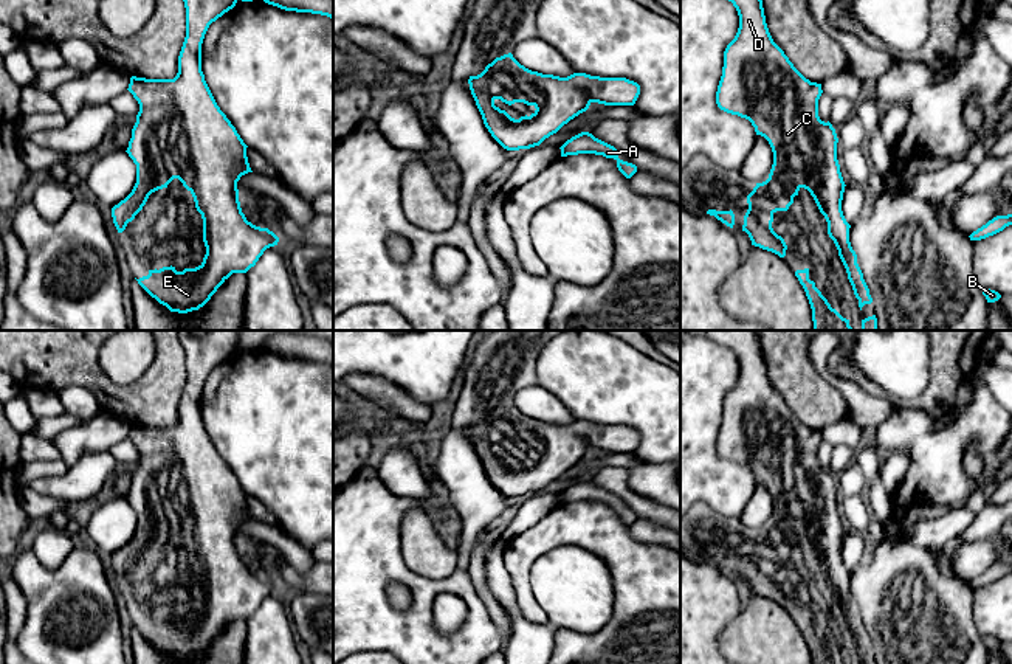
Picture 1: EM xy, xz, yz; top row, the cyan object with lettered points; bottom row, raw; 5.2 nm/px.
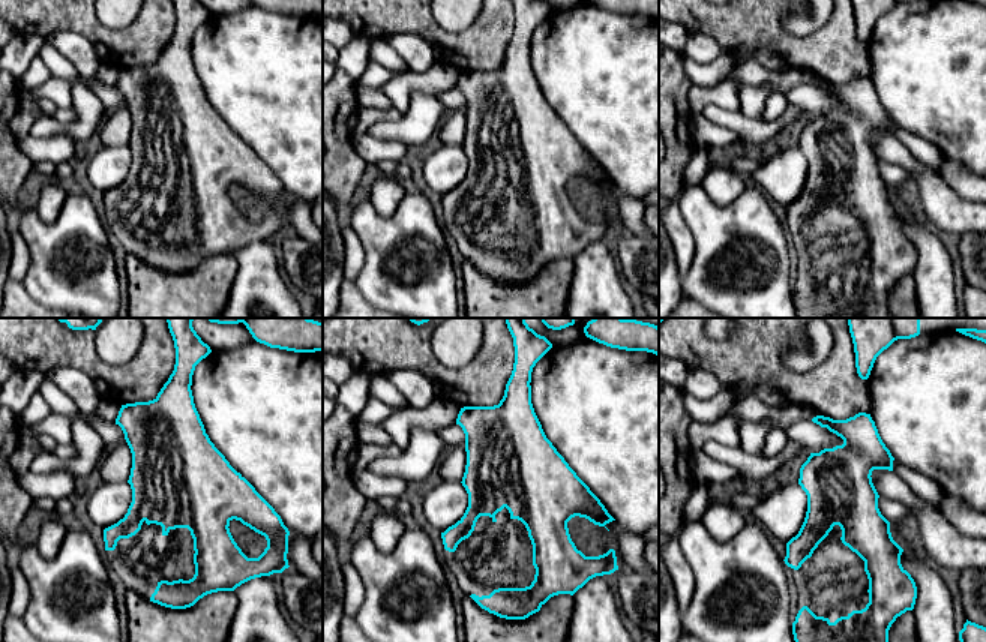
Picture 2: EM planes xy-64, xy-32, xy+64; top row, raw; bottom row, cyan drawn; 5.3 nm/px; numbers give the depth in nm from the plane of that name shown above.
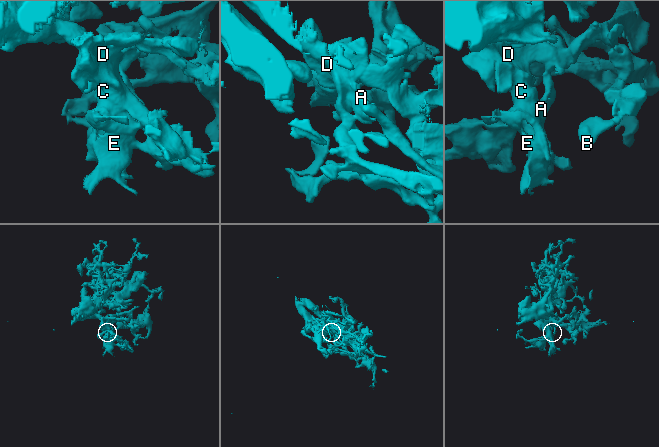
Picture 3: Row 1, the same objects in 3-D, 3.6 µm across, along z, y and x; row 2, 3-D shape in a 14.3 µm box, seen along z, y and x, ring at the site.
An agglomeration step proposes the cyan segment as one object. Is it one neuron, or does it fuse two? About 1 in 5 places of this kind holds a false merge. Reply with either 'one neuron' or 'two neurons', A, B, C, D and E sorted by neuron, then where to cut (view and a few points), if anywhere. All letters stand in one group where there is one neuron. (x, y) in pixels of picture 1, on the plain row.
one neuron; groups A B C D E; cut none

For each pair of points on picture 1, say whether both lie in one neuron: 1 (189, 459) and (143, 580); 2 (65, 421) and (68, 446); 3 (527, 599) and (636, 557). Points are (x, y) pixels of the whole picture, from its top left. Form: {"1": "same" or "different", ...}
{"1": "same", "2": "different", "3": "same"}

